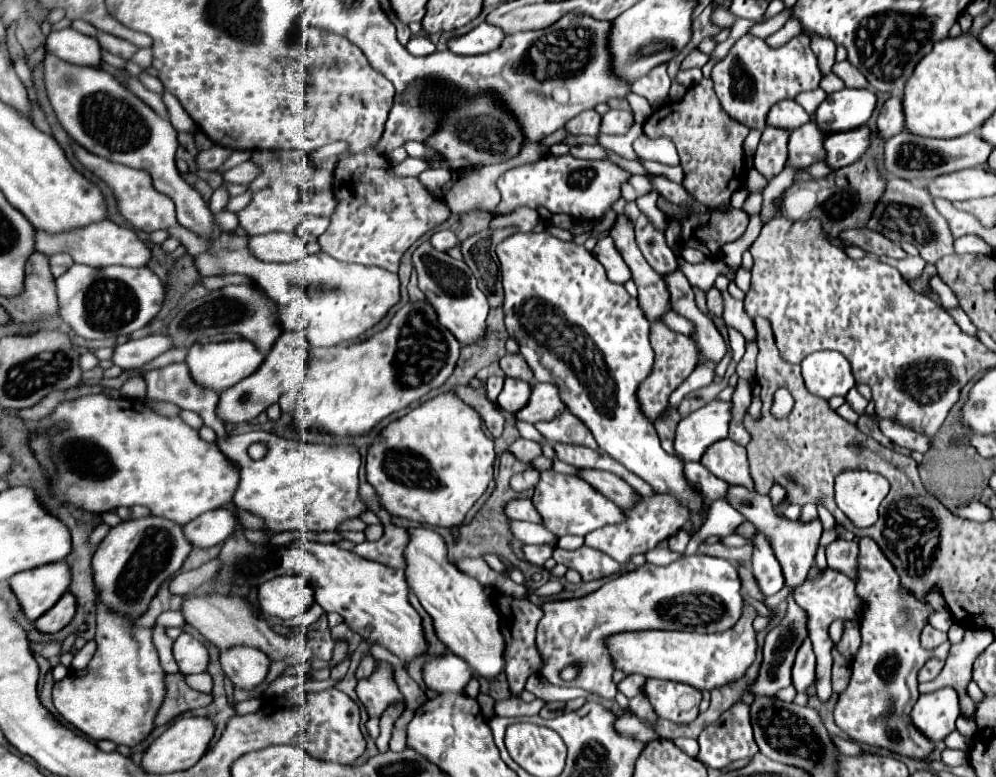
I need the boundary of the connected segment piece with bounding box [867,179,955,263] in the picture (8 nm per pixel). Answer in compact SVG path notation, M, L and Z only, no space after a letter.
M887 179L887 191L879 201L867 227L885 235L893 243L901 243L901 241L913 243L919 249L919 255L927 263L935 263L943 255L955 255L955 249L953 249L955 239L951 235L951 229L945 217L935 209L933 197L929 195L927 189L915 187L905 179Z

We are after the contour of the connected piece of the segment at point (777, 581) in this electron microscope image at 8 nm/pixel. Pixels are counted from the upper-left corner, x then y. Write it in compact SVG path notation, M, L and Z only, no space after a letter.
M757 531L755 539L753 539L753 577L761 589L761 593L765 597L775 595L783 589L785 579L781 573L781 565L773 553L773 547L769 543L769 539L765 537L765 533Z

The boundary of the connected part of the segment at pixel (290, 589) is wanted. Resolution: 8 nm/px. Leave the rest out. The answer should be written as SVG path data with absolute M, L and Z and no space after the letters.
M281 575L259 587L259 607L279 619L293 619L315 603L313 587L301 575Z

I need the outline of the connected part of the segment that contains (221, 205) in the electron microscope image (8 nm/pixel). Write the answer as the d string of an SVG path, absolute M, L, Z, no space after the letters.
M219 187L219 189L215 189L215 193L209 199L209 209L213 213L221 213L221 211L225 211L227 203L229 203L229 193L225 191L225 187Z

